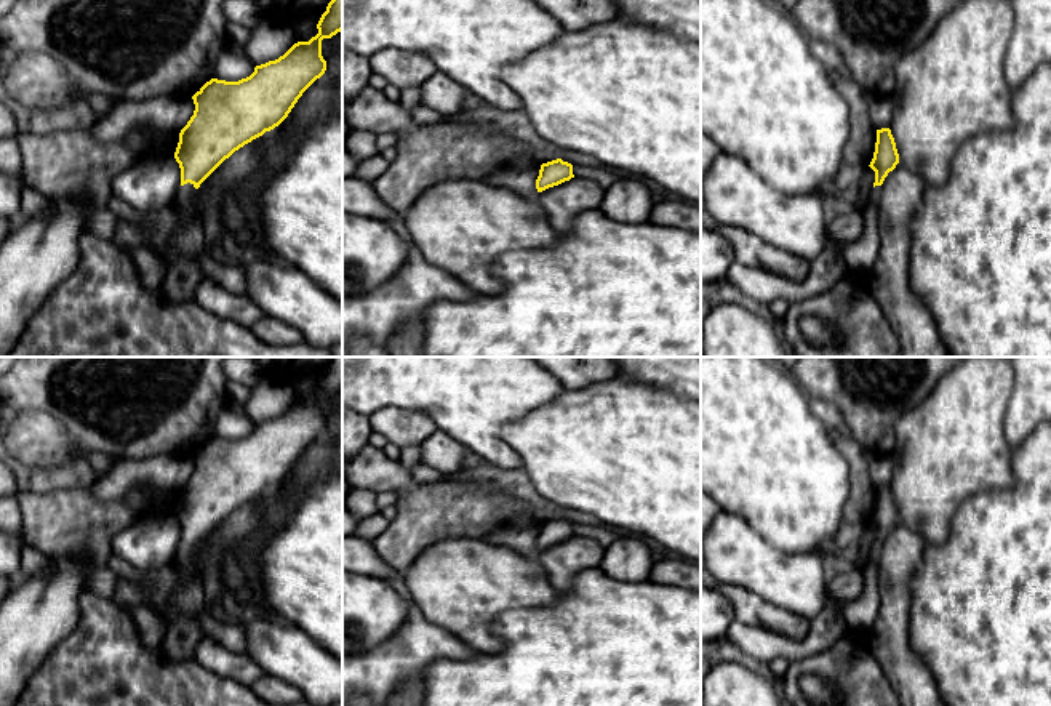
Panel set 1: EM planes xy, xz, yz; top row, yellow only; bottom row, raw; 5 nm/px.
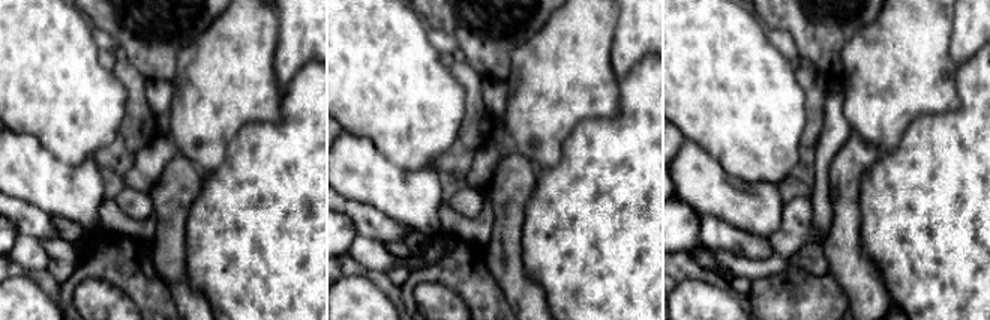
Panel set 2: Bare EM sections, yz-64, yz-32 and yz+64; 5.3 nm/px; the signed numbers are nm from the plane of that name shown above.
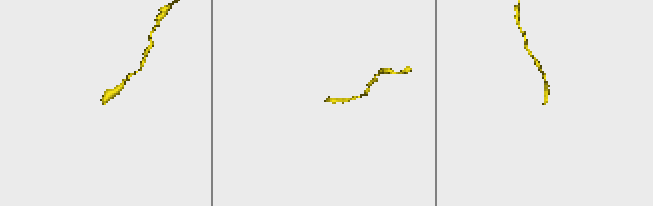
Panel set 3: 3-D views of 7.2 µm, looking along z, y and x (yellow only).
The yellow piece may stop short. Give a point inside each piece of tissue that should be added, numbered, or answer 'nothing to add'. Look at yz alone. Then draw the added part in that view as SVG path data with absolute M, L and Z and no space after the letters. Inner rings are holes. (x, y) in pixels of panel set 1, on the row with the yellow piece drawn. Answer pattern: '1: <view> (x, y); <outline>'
1: yz (861, 255); M875 186L870 191L869 202L861 210L864 219L862 235L841 248L846 267L851 272L867 274L877 258L880 248L878 235L878 200L881 194L881 186Z

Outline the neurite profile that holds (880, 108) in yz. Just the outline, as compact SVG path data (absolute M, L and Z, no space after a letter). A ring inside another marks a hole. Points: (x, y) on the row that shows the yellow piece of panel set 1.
M869 94L869 118L875 130L889 128L893 122L893 98Z

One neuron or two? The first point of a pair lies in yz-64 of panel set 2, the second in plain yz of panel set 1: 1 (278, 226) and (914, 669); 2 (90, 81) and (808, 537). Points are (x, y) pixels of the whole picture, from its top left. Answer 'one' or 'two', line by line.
1: two
2: one

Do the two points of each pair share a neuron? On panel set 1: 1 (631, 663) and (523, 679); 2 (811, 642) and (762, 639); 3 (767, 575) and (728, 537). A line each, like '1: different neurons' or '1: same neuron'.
1: same neuron
2: same neuron
3: same neuron

